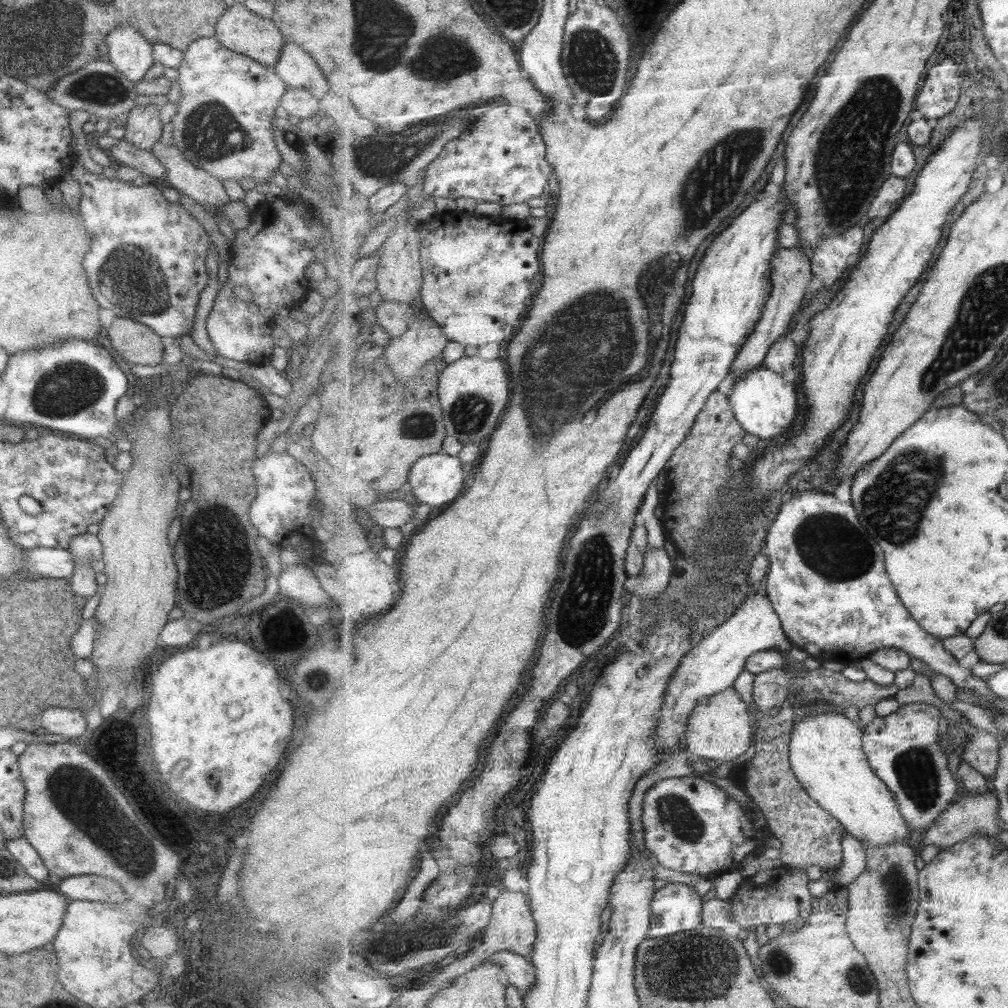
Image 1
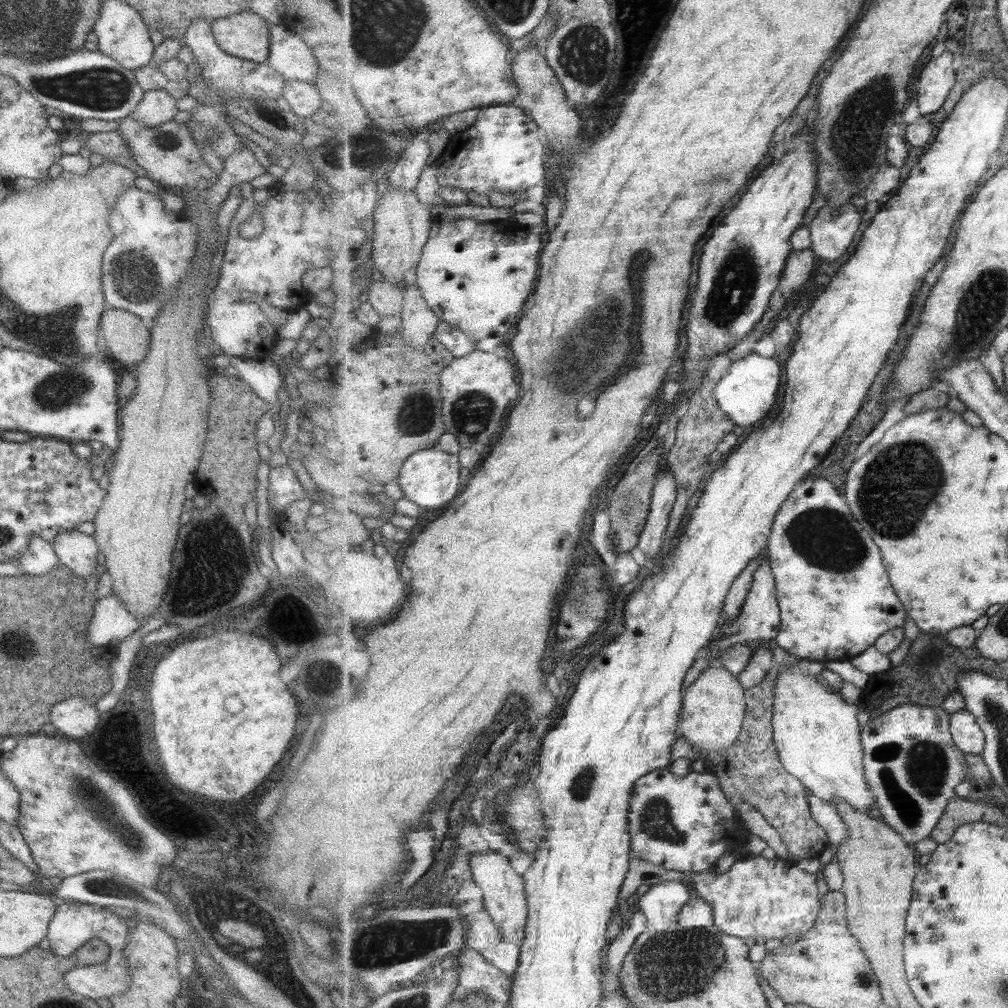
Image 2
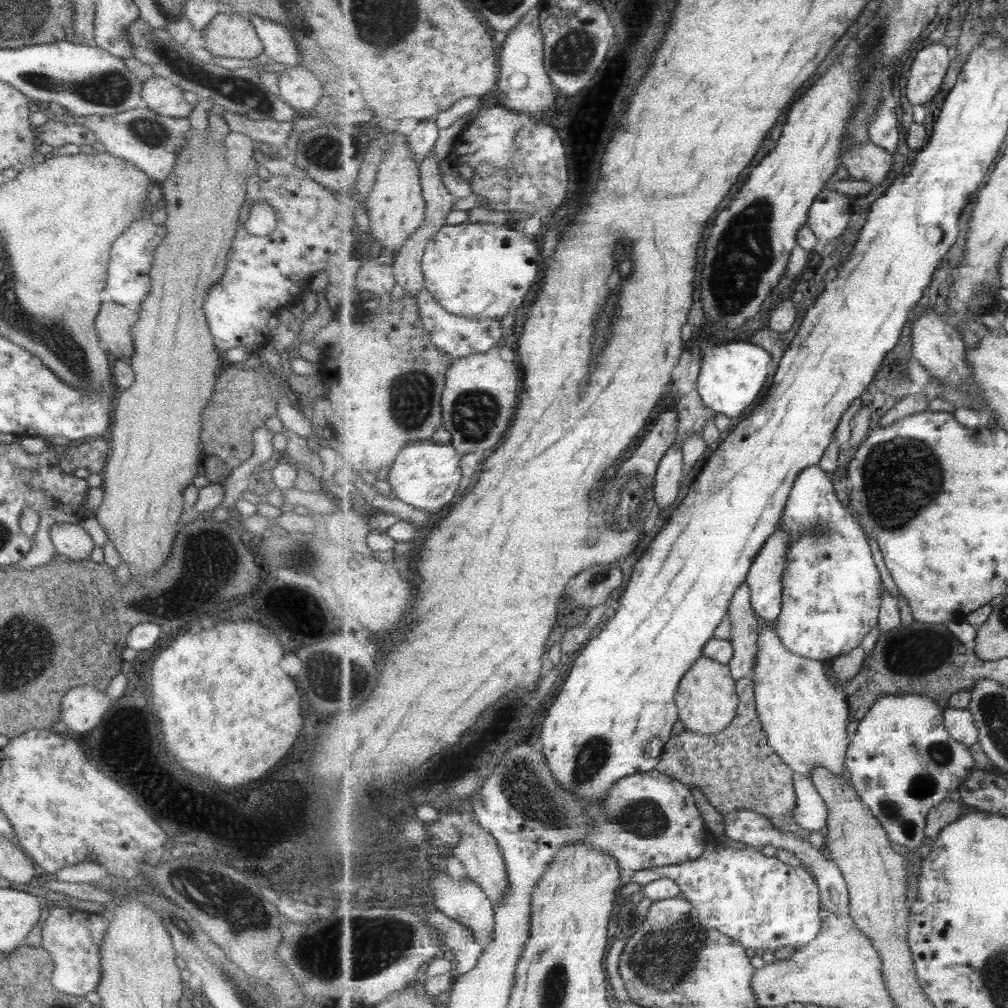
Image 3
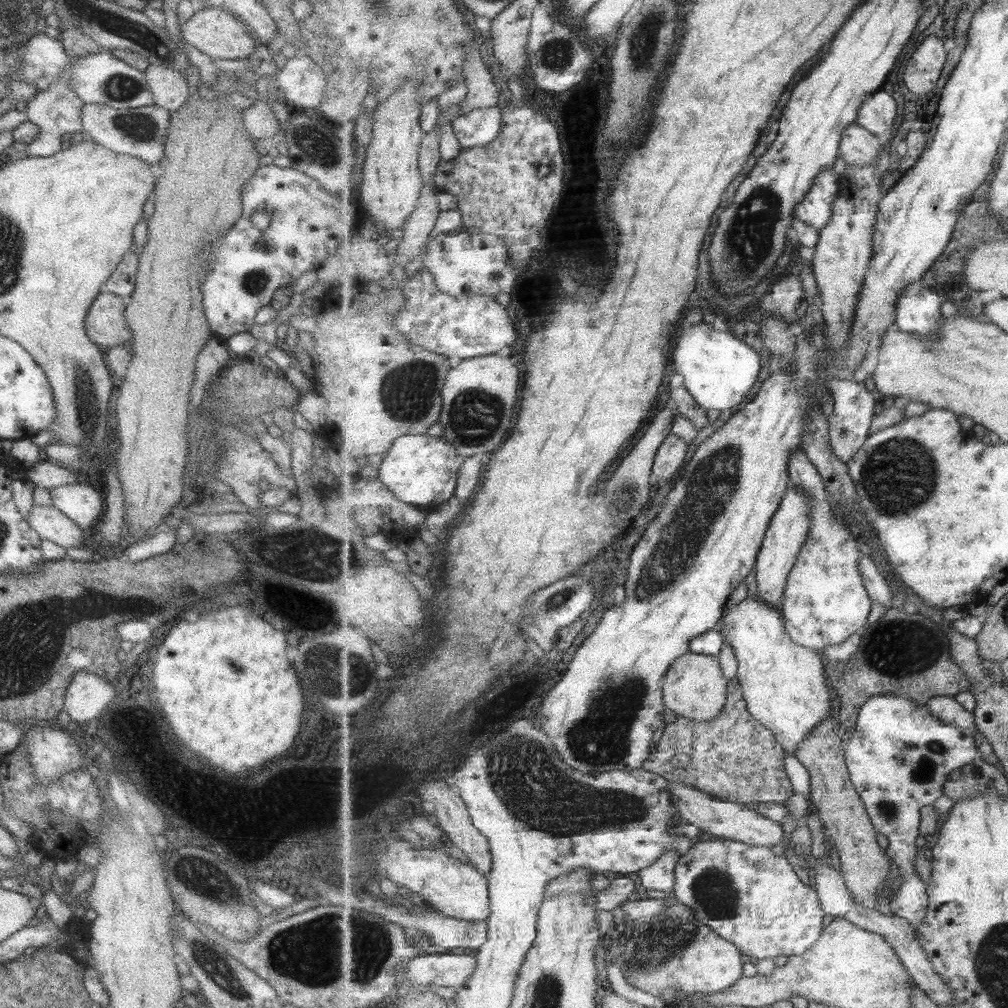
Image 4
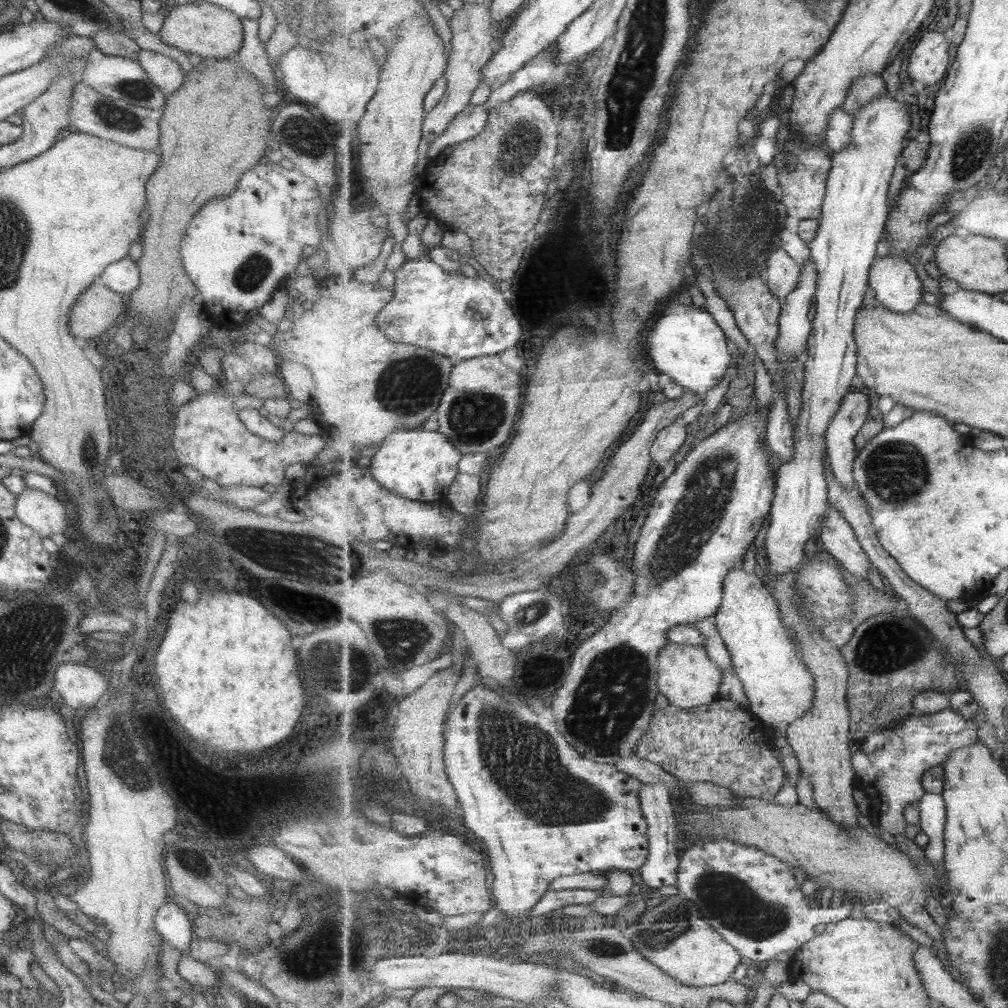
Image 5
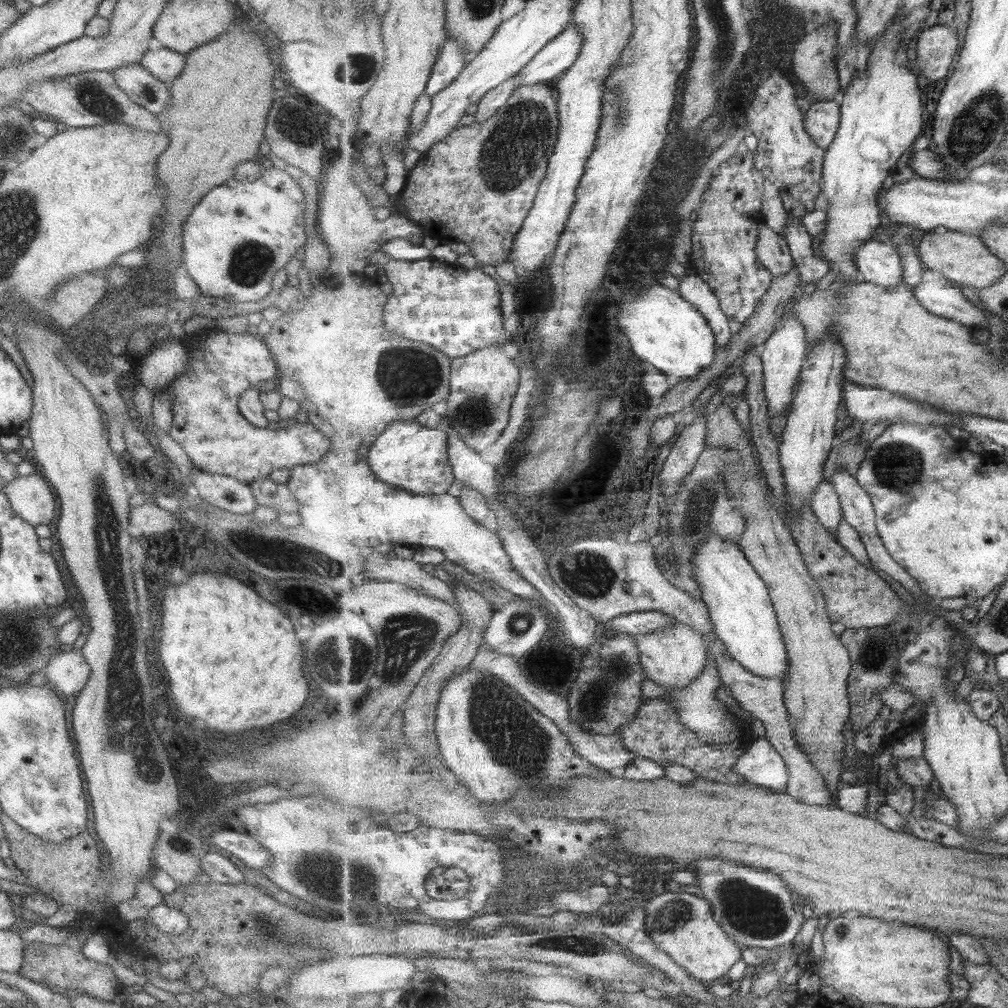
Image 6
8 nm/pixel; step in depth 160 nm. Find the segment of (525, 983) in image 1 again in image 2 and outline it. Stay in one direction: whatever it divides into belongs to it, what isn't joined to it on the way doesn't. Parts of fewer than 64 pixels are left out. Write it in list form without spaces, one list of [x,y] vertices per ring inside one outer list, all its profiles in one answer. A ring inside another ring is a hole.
[[[485,905],[481,912],[470,914],[466,920],[466,947],[478,950],[495,968],[499,968],[510,979],[514,979],[519,968],[522,946],[505,942],[501,930],[493,922]]]

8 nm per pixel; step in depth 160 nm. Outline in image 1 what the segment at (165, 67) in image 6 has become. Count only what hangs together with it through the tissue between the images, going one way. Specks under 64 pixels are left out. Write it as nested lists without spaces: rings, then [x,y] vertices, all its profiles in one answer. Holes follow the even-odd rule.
[[[154,104],[136,105],[126,113],[124,139],[134,148],[149,150],[161,136],[162,122],[159,106]]]

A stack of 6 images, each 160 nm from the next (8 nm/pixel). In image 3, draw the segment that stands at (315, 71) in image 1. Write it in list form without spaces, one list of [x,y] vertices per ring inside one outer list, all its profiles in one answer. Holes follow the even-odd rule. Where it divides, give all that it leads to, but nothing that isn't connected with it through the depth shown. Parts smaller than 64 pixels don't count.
[[[255,14],[246,17],[264,46],[264,54],[274,62],[284,64],[284,69],[300,64],[296,42],[285,27]]]

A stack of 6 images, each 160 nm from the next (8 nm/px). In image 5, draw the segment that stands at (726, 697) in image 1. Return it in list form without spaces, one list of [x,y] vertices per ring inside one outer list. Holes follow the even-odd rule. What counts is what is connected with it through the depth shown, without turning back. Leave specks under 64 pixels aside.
[[[667,643],[658,656],[658,686],[669,704],[680,707],[702,707],[719,698],[722,670],[708,655],[703,645]]]

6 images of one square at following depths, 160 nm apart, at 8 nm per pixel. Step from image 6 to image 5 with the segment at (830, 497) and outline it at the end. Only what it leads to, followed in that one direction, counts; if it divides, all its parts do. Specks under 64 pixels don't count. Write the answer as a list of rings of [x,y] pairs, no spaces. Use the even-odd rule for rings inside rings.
[[[831,504],[820,530],[820,539],[826,550],[850,573],[868,580],[869,569],[873,564],[863,551],[851,523]]]

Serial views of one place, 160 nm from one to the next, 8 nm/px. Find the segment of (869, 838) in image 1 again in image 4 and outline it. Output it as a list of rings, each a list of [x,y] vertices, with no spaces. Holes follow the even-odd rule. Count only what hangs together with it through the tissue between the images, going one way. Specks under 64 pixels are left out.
[[[759,595],[754,598],[745,597],[728,608],[720,622],[718,629],[733,648],[738,661],[735,677],[744,690],[749,713],[776,734],[776,739],[786,751],[795,755],[799,743],[805,740],[823,719],[828,719],[835,711],[834,695],[828,685],[821,653],[795,642],[786,629],[780,606],[765,602]]]

